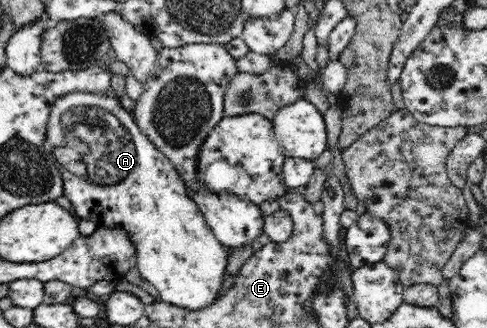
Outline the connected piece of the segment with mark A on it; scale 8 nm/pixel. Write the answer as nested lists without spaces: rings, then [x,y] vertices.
[[[89,92],[63,94],[51,108],[44,146],[60,165],[64,196],[72,203],[74,215],[94,221],[98,227],[122,227],[135,248],[136,267],[142,277],[157,289],[161,301],[198,310],[211,305],[220,296],[218,293],[225,276],[228,248],[217,240],[207,225],[175,166],[141,132],[125,99],[117,98],[112,93],[101,96]]]

